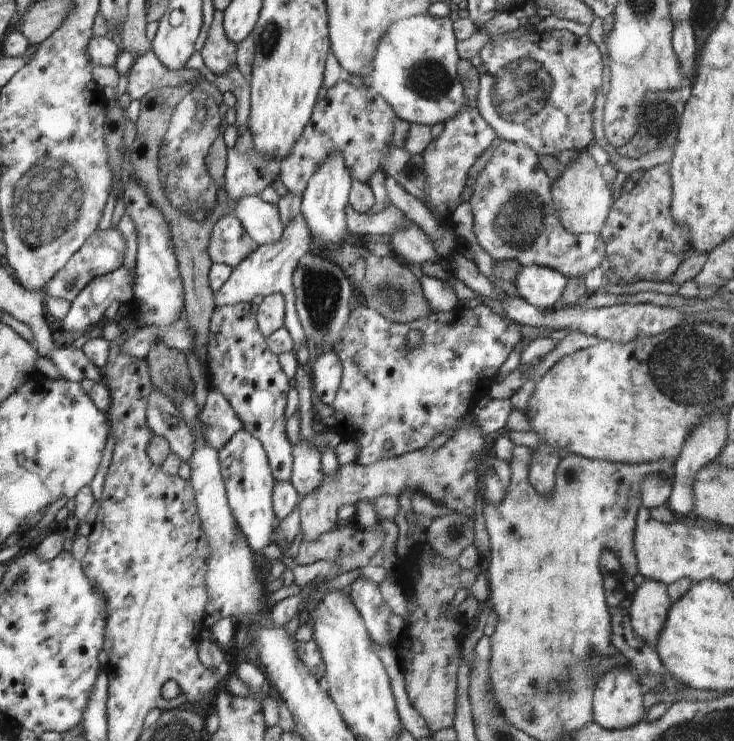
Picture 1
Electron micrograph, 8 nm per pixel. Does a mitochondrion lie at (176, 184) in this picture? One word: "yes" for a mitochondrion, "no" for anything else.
yes

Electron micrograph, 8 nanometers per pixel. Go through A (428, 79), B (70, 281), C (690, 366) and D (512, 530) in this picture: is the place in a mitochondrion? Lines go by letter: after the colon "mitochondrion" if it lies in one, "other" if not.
A: mitochondrion
B: mitochondrion
C: mitochondrion
D: other

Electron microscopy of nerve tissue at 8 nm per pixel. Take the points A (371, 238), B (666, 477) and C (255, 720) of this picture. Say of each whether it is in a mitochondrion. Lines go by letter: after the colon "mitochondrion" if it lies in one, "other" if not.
A: other
B: other
C: other

